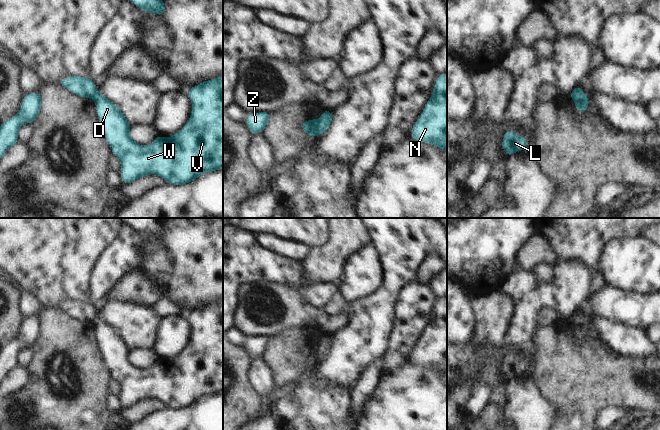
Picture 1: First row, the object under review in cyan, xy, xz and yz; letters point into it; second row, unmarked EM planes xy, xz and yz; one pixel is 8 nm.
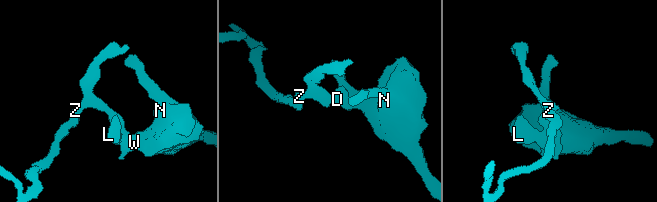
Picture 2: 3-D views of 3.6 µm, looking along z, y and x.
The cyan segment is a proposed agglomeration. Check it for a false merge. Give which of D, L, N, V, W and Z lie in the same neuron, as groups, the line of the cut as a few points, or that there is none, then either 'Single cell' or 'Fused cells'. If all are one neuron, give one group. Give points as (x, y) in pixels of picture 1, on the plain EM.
Groups: D L N V W / Z. Split along xz (318, 343), (320, 357). Fused cells

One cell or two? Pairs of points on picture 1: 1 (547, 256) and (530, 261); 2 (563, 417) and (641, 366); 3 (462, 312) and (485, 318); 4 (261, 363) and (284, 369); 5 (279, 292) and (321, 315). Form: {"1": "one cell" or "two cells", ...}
{"1": "one cell", "2": "one cell", "3": "two cells", "4": "two cells", "5": "one cell"}

